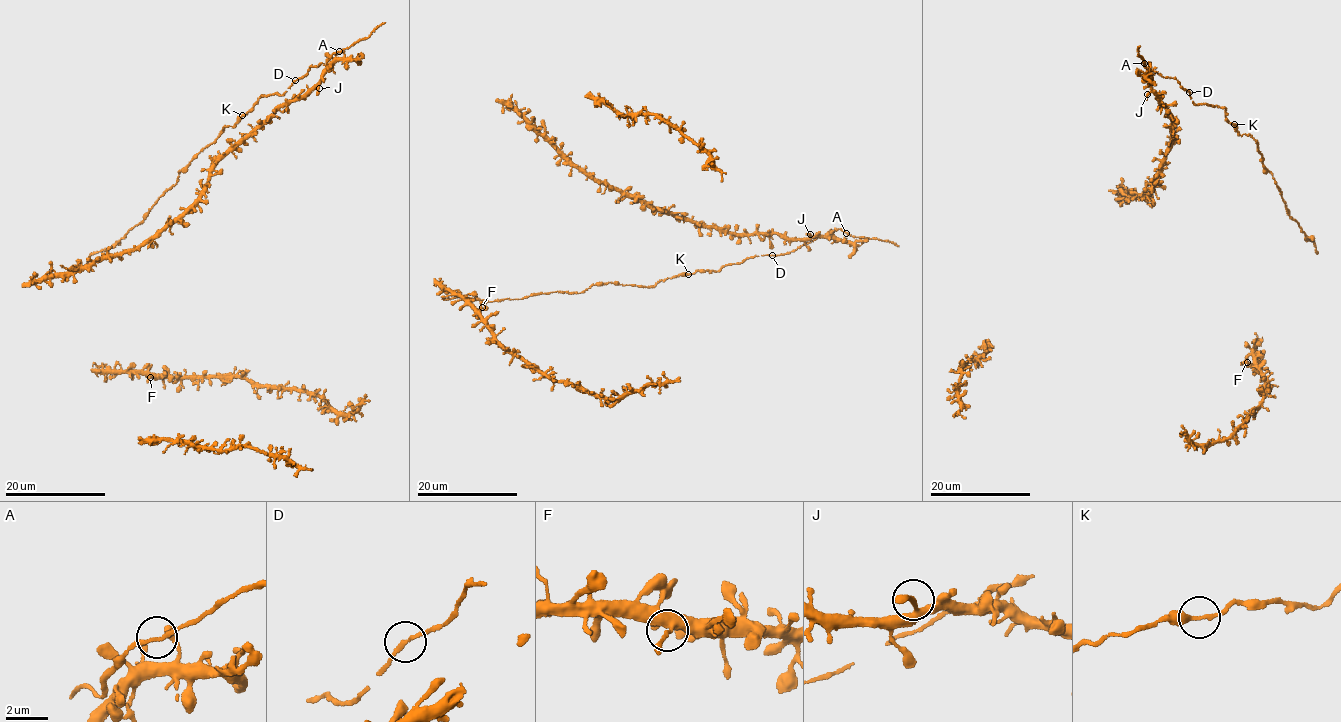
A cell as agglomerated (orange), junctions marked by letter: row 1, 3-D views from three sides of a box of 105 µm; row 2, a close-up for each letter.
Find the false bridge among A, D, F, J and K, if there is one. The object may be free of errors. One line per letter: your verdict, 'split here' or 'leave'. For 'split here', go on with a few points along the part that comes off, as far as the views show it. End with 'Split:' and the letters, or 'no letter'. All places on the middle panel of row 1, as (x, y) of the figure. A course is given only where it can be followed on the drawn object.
A: leave
D: leave
F: leave
J: leave
K: leave
Split: no letter

